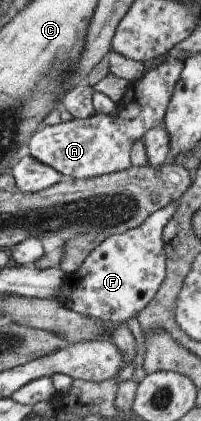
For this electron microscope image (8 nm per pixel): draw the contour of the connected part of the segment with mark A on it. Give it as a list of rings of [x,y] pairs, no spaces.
[[[165,54],[157,67],[128,83],[122,101],[116,104],[115,115],[96,112],[85,119],[73,118],[59,124],[47,125],[32,134],[25,146],[25,152],[36,161],[53,167],[63,177],[77,180],[128,169],[132,166],[132,145],[136,145],[136,141],[142,141],[150,129],[163,124],[182,68],[183,61]]]

